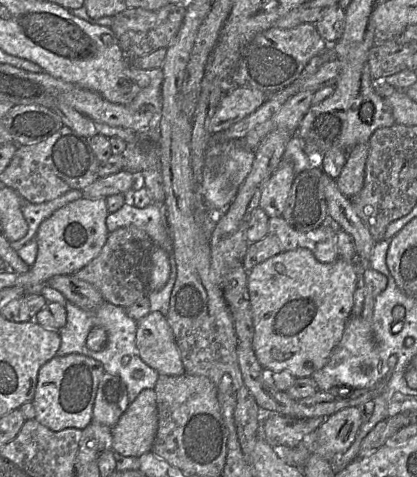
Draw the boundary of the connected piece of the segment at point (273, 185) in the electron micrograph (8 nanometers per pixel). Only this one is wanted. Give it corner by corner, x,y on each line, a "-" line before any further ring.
282,159
263,185
259,208
264,210
269,218
283,216
294,174
292,163

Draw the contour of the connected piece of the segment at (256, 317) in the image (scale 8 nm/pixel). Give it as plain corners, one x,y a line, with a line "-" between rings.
298,248
291,251
281,251
277,255
256,265
247,273
247,291
250,303
254,335
252,348
262,368
275,372
287,371
295,378
311,376
315,371
320,370
329,360
333,350
339,344
344,333
346,322
351,317
354,304
354,292
356,289
356,264
341,258
332,263
319,262
312,252
306,248

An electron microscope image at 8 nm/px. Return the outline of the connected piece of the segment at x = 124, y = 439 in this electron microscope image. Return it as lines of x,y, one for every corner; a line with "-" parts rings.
142,390
112,427
111,449
123,456
150,452
158,427
156,393

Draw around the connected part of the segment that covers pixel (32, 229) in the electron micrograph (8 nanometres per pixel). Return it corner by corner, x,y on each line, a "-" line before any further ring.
77,189
70,190
51,201
41,204
30,203
20,196
21,211
27,222
28,231
22,239
10,242
11,247
17,252
20,248
35,238
36,232
44,220
49,218
58,209
63,208
69,203
79,200
82,197
82,191

